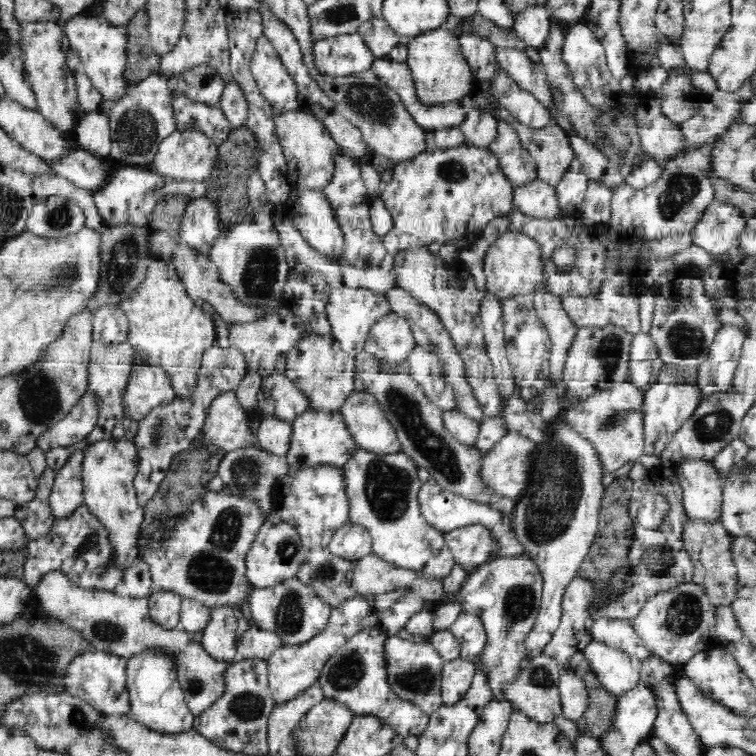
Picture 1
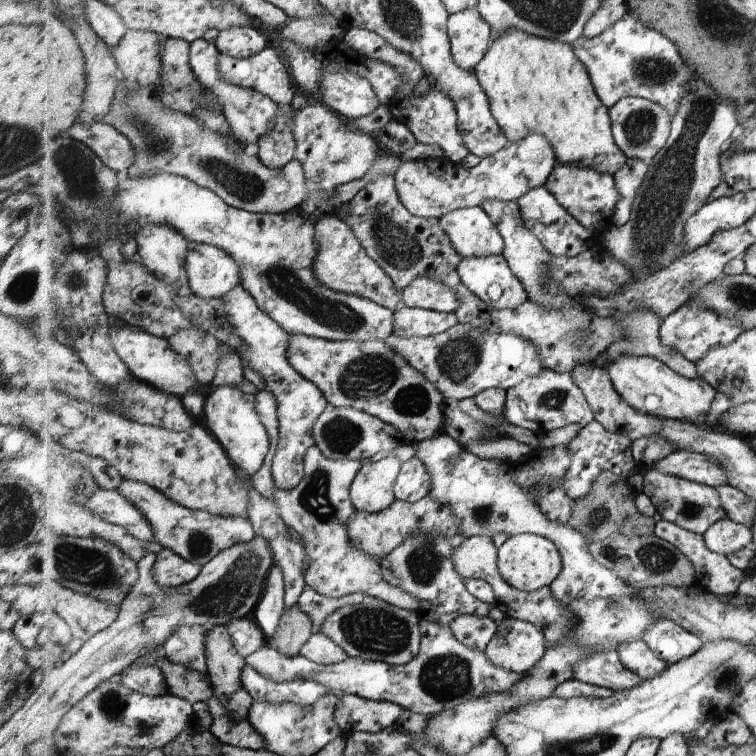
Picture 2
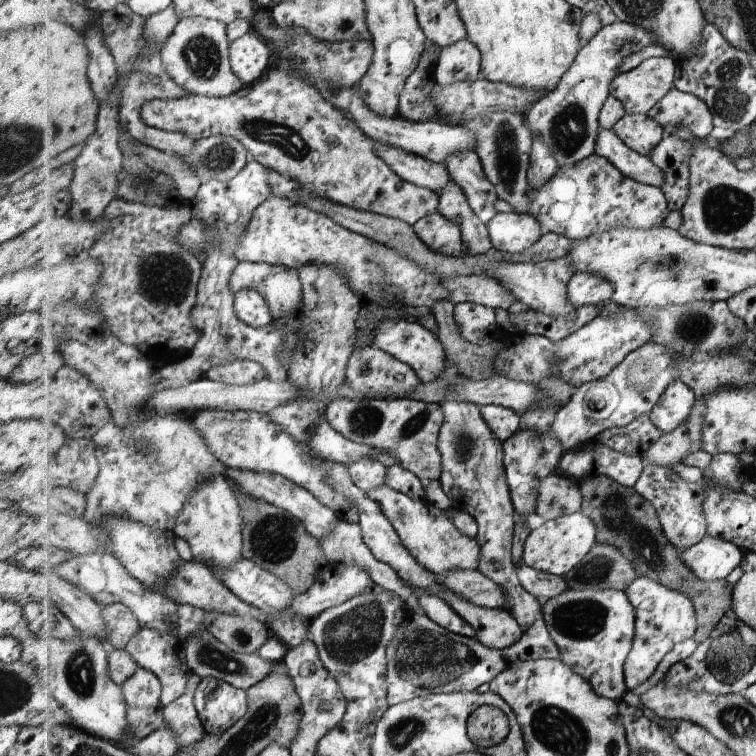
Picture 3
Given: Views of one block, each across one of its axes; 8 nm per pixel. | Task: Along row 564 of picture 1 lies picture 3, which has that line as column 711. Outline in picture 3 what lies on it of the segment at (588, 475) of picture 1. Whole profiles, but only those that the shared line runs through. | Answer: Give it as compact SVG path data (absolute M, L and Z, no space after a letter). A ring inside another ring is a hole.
M709 534L699 544L681 553L686 563L709 582L727 578L745 558L745 550L739 545Z

